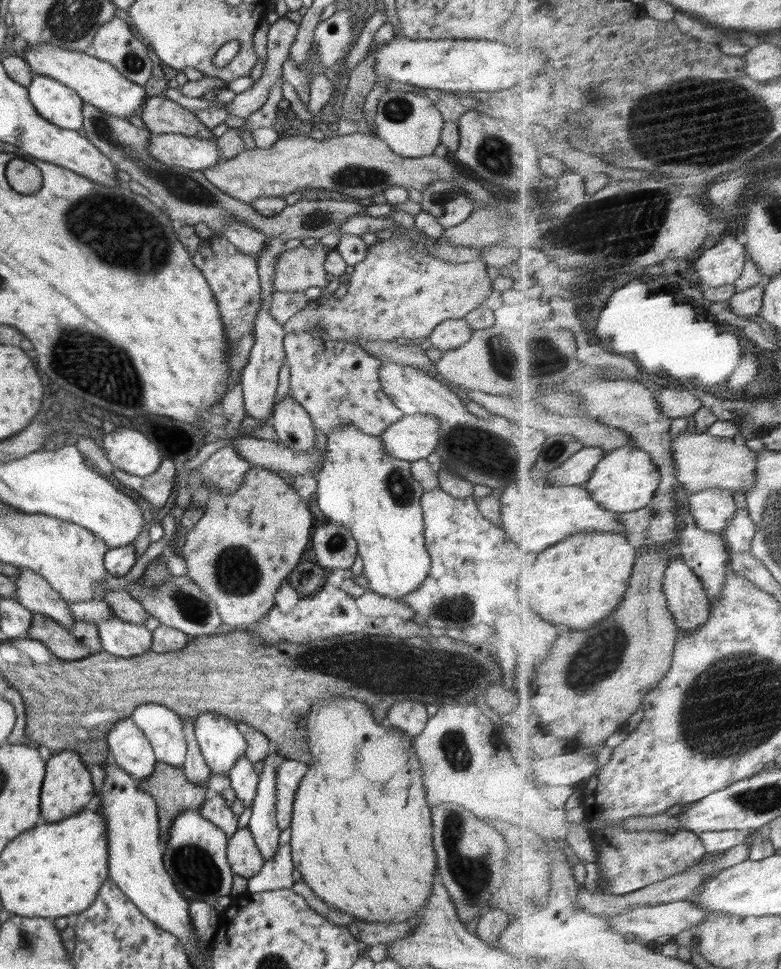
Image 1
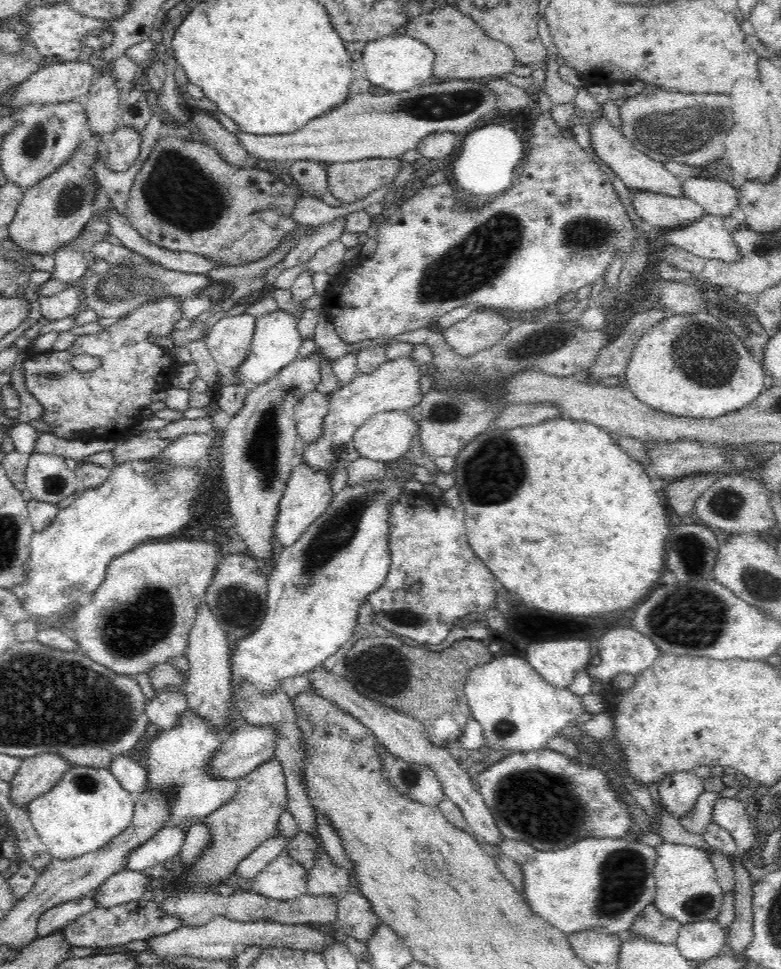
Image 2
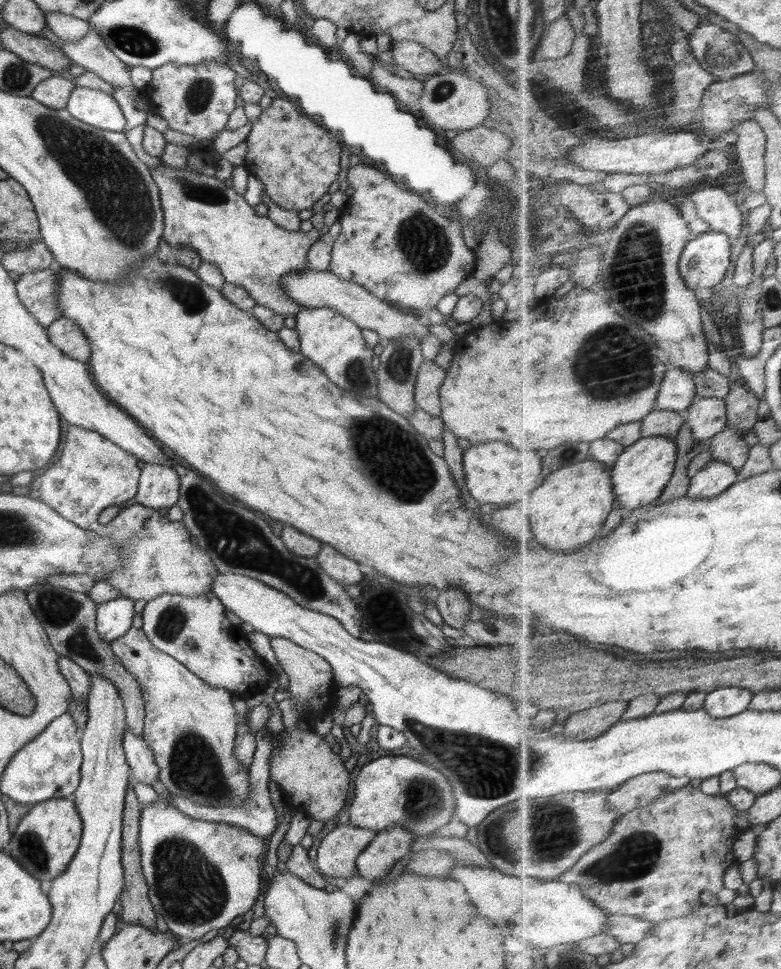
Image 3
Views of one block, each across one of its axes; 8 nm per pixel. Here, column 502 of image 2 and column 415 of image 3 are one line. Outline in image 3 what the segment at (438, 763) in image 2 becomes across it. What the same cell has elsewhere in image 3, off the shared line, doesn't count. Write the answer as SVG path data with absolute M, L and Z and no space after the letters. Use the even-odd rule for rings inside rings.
M401 826L381 830L356 858L358 874L372 882L386 878L393 866L408 856L417 838L418 836Z

